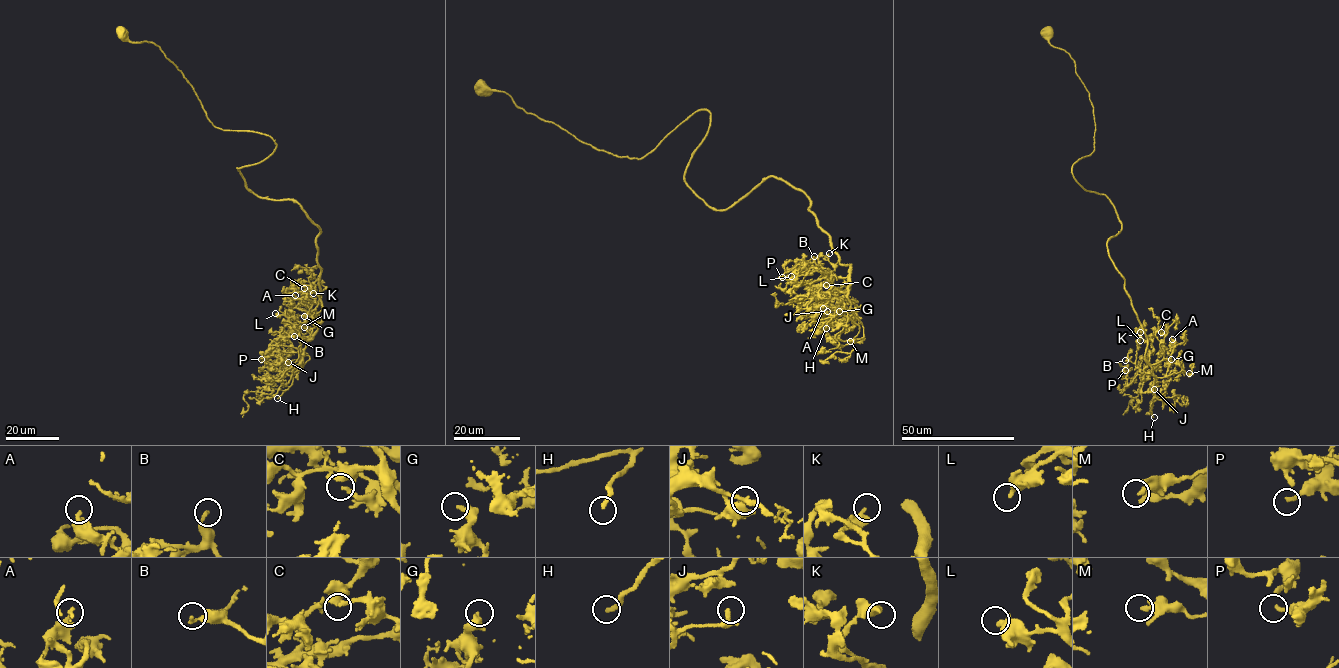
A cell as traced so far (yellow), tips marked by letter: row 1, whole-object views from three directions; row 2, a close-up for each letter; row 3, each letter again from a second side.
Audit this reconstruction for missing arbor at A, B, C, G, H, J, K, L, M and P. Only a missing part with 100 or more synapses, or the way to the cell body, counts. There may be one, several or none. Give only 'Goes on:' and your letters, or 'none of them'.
Goes on: H

